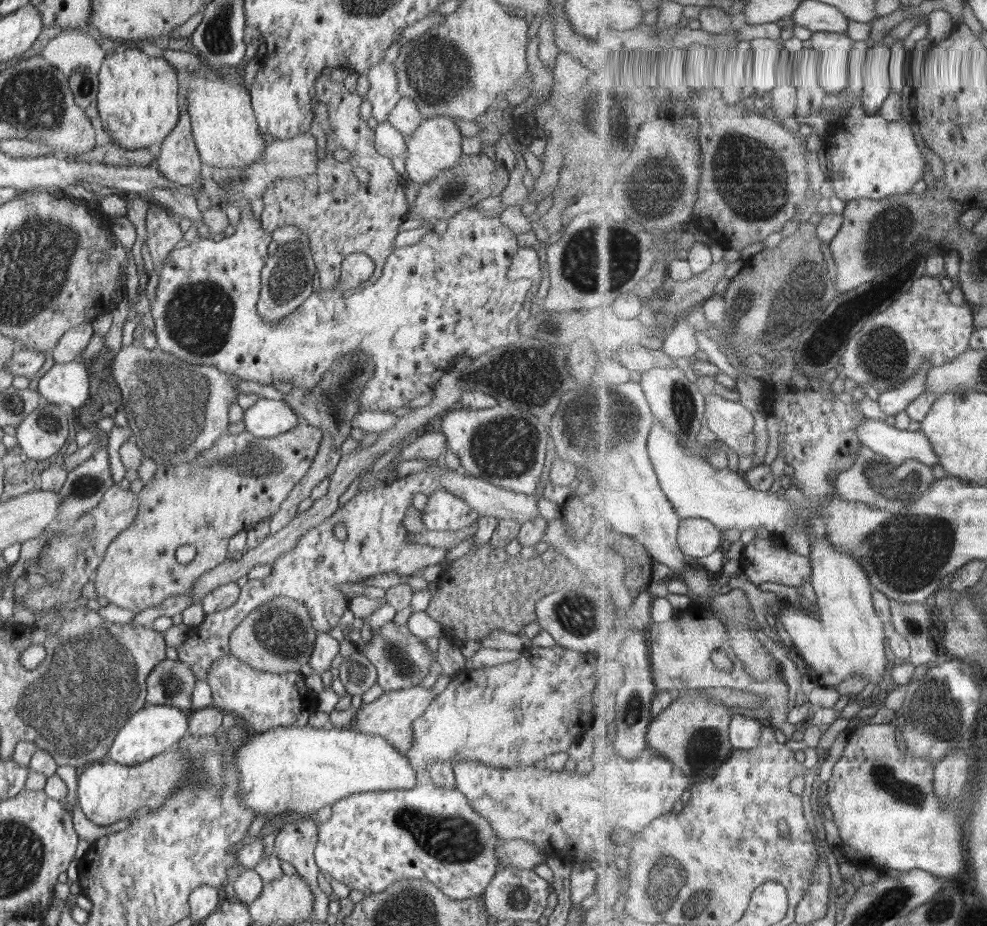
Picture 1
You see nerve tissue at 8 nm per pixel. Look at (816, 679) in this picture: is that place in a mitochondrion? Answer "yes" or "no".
no

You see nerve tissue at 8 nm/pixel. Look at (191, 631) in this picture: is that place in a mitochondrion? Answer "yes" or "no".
no

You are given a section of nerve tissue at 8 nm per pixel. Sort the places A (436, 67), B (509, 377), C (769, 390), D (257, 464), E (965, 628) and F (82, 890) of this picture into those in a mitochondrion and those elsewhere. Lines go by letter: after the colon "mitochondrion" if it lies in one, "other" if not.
A: mitochondrion
B: mitochondrion
C: other
D: mitochondrion
E: other
F: other

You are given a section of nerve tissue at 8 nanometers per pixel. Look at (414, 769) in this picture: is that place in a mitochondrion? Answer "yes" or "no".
no

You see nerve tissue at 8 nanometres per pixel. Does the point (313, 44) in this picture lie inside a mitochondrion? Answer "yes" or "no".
no

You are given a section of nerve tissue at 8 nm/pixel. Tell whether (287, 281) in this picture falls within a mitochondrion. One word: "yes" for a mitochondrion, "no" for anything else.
yes

